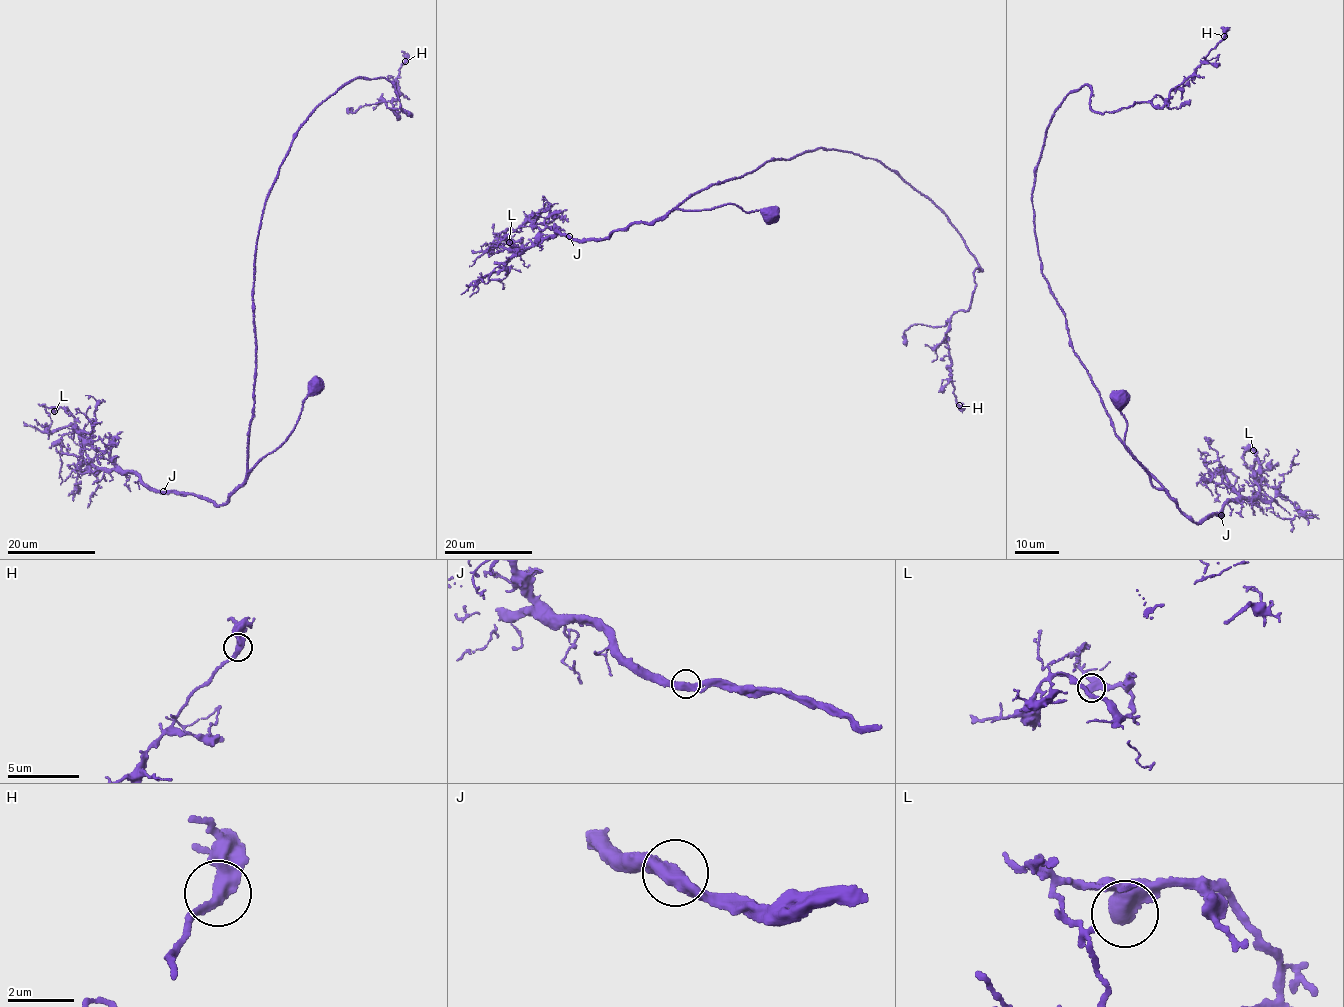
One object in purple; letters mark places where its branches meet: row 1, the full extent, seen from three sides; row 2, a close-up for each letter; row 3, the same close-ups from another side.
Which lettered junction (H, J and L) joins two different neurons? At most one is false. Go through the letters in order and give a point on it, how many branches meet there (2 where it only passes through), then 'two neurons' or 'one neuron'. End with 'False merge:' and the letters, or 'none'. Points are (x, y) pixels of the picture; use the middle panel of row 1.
H: at (959, 405); 2 branches meet; one neuron
J: at (569, 236); 2 branches meet; one neuron
L: at (509, 242); 2 branches meet; one neuron
False merge: none

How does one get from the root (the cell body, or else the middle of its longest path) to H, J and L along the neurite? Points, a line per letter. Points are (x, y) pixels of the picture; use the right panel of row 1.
H: (1119, 397), (1126, 448), (1163, 488), (1041, 272), (1034, 170), (1068, 93), (1161, 107), (1224, 36)
J: (1119, 397), (1123, 403), (1119, 412), (1126, 424), (1125, 444), (1152, 485), (1167, 491), (1194, 522), (1220, 515)
L: (1119, 397), (1128, 452), (1194, 522), (1223, 516), (1229, 501), (1259, 498), (1258, 458), (1253, 450)

